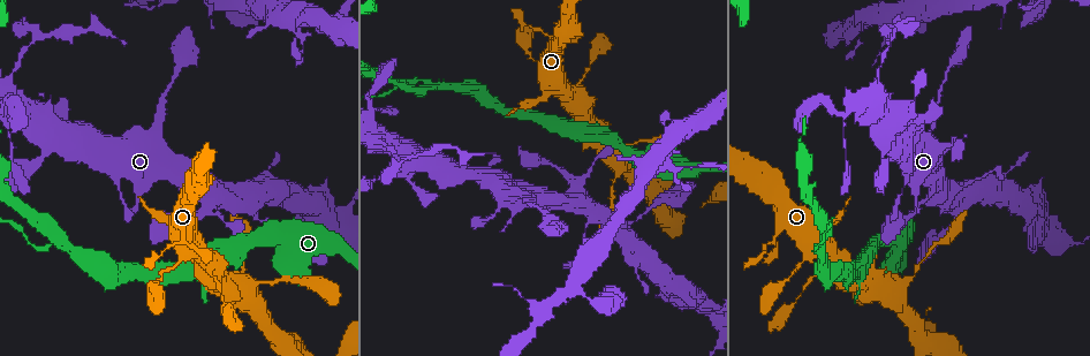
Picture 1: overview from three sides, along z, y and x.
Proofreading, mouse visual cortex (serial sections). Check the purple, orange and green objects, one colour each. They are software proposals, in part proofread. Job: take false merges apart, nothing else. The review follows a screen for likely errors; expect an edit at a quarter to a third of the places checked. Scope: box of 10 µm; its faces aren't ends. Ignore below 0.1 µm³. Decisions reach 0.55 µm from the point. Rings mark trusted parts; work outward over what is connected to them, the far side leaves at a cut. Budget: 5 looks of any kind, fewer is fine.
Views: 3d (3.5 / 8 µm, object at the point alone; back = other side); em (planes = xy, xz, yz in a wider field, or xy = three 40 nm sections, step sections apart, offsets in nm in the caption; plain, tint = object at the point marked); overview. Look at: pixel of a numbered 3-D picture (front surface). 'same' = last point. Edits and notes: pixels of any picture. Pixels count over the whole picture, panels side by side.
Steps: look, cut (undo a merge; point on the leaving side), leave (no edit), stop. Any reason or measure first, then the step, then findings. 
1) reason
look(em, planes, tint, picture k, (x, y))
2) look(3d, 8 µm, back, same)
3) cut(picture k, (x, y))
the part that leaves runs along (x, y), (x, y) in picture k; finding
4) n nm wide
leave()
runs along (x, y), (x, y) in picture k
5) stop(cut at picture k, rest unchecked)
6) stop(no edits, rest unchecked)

four-way junction
look(3d, 3.5 µm, picture 1, (255, 285))

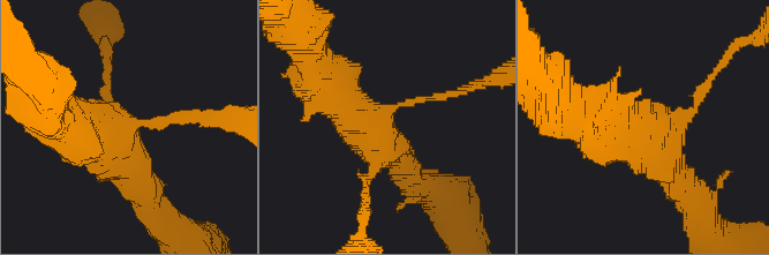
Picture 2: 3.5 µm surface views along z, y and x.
4 arms; arms of 100, 150, 450, 600 nm; need the tissue
look(em, xy, step 1, tint, picture 2, (128, 126))

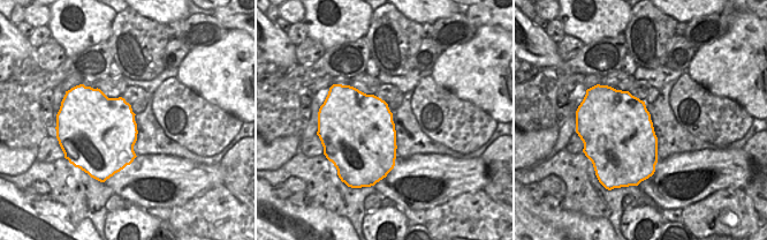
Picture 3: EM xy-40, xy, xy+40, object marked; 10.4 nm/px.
leave()
runs along (316, 70), (341, 109), (401, 165) in picture 2; continuous, no second cell

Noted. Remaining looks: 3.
abrupt turn
look(3d, 3.5 µm, picture 1, (876, 76))

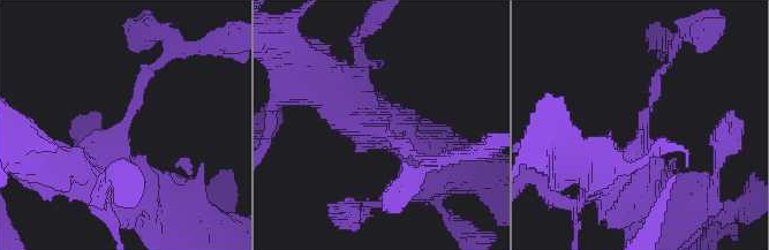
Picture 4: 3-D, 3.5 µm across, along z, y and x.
look(em, xy, step 2, tint, picture 4, (381, 129))

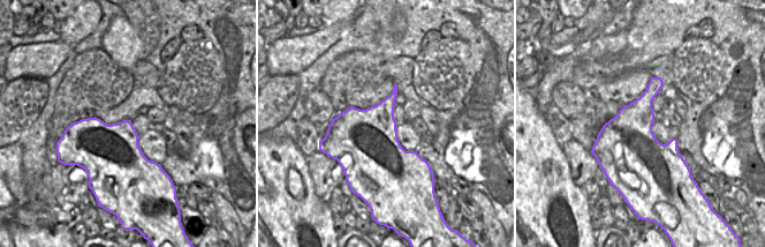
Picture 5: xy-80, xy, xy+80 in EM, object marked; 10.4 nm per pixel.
another direction
look(em, planes, tint, same)

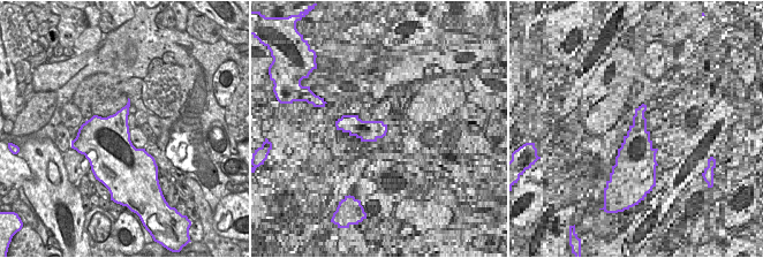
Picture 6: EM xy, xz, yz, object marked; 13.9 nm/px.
leave()
runs along (646, 192), (642, 121), (666, 65) in picture 4; all the same cell

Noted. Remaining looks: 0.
stop(no edits, rest unchecked)

